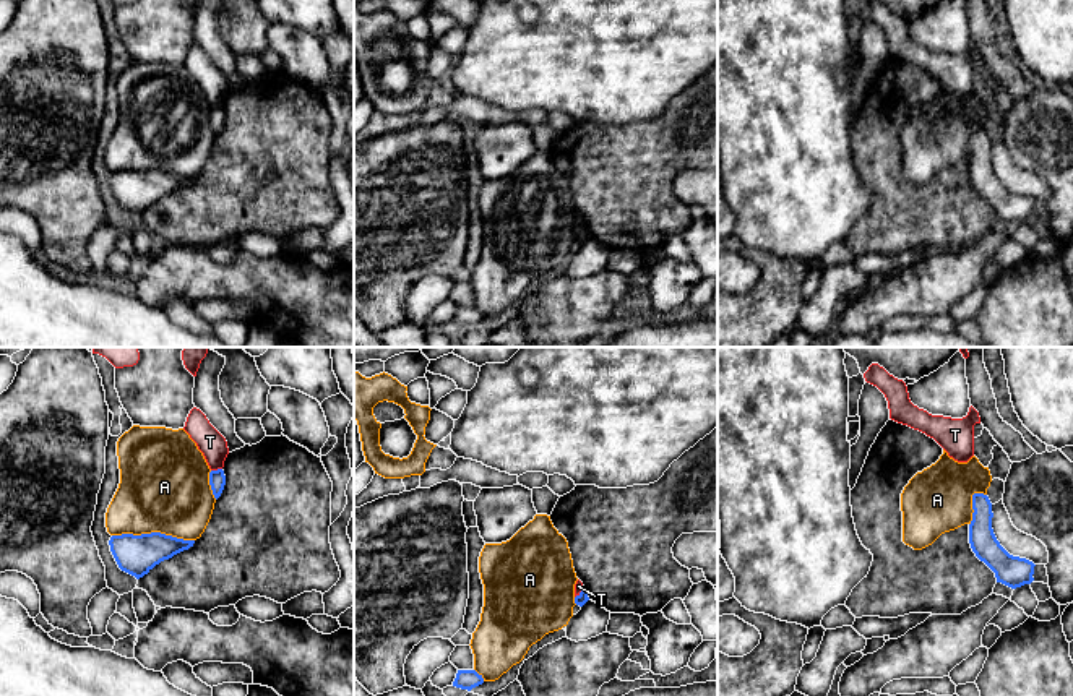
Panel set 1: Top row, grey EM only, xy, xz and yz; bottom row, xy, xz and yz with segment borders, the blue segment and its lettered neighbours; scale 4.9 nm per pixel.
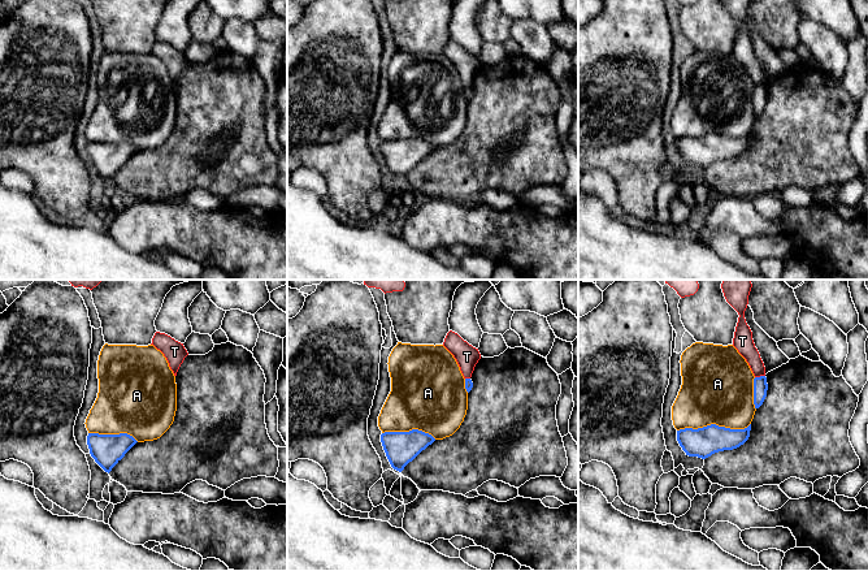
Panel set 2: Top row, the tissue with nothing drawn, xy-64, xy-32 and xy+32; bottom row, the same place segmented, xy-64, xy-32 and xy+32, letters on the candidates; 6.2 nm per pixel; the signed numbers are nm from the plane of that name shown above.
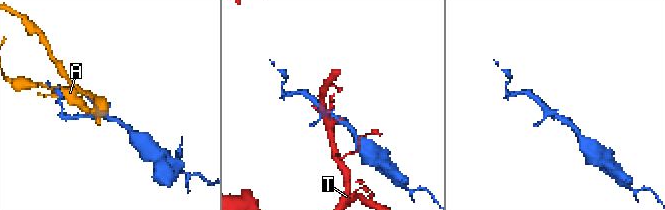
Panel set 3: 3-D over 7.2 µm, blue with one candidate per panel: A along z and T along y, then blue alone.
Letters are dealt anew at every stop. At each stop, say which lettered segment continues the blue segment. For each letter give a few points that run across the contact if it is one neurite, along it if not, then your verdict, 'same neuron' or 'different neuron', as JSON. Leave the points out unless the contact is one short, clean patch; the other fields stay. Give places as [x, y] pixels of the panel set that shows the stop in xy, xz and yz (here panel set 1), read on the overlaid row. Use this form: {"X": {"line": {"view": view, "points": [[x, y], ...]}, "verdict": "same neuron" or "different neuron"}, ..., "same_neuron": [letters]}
{"A": {"verdict": "different neuron"}, "T": {"line": {"view": "xy", "points": [[221, 468], [211, 471]]}, "verdict": "different neuron"}, "same_neuron": []}

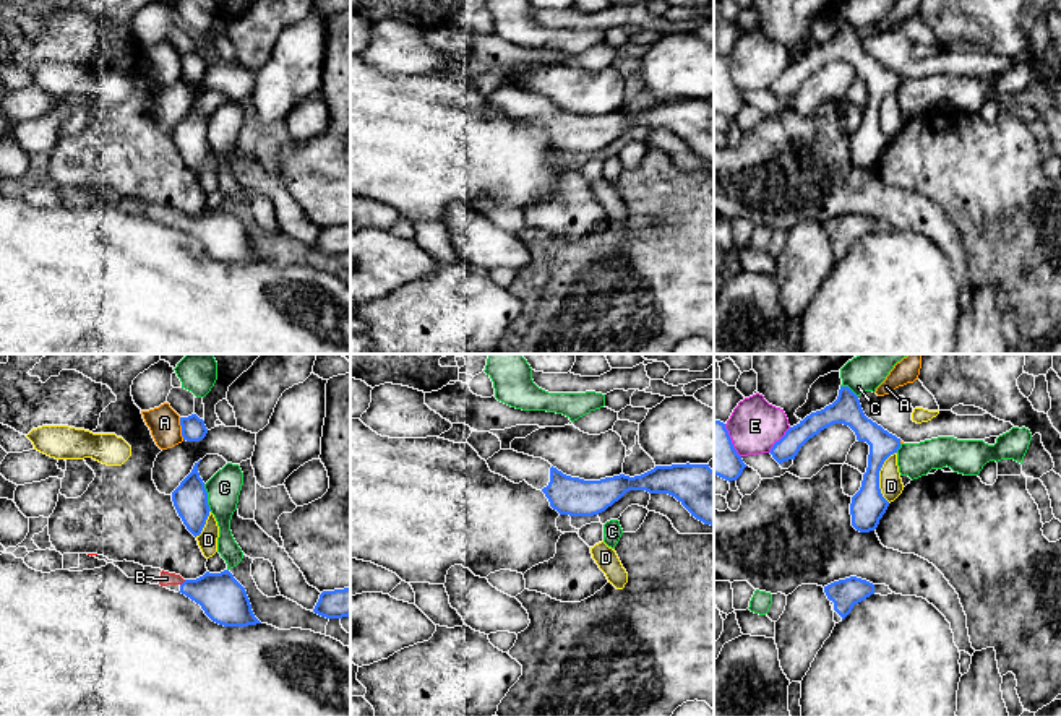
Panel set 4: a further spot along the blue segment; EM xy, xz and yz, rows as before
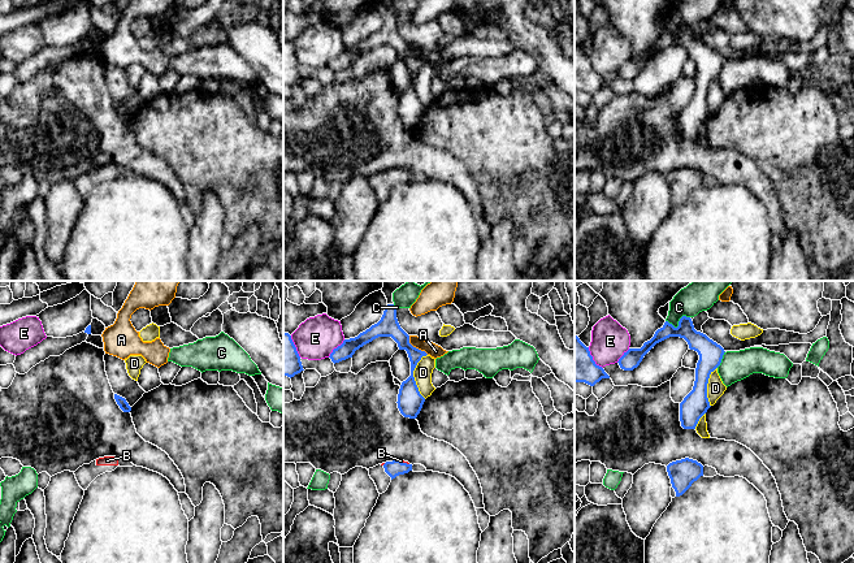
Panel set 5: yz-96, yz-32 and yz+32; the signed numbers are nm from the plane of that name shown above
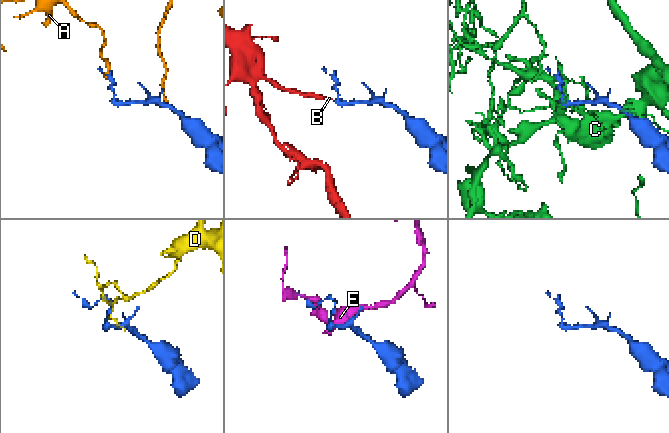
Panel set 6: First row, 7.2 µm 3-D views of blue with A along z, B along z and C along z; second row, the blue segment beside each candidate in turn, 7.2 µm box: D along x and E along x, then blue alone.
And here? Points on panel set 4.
{"A": {"line": {"view": "xy", "points": [[179, 418], [184, 439]]}, "verdict": "different neuron"}, "B": {"line": {"view": "xy", "points": [[221, 596], [182, 583], [166, 578]]}, "verdict": "same neuron"}, "C": {"verdict": "different neuron"}, "D": {"verdict": "different neuron"}, "E": {"verdict": "different neuron"}, "same_neuron": ["B"]}

